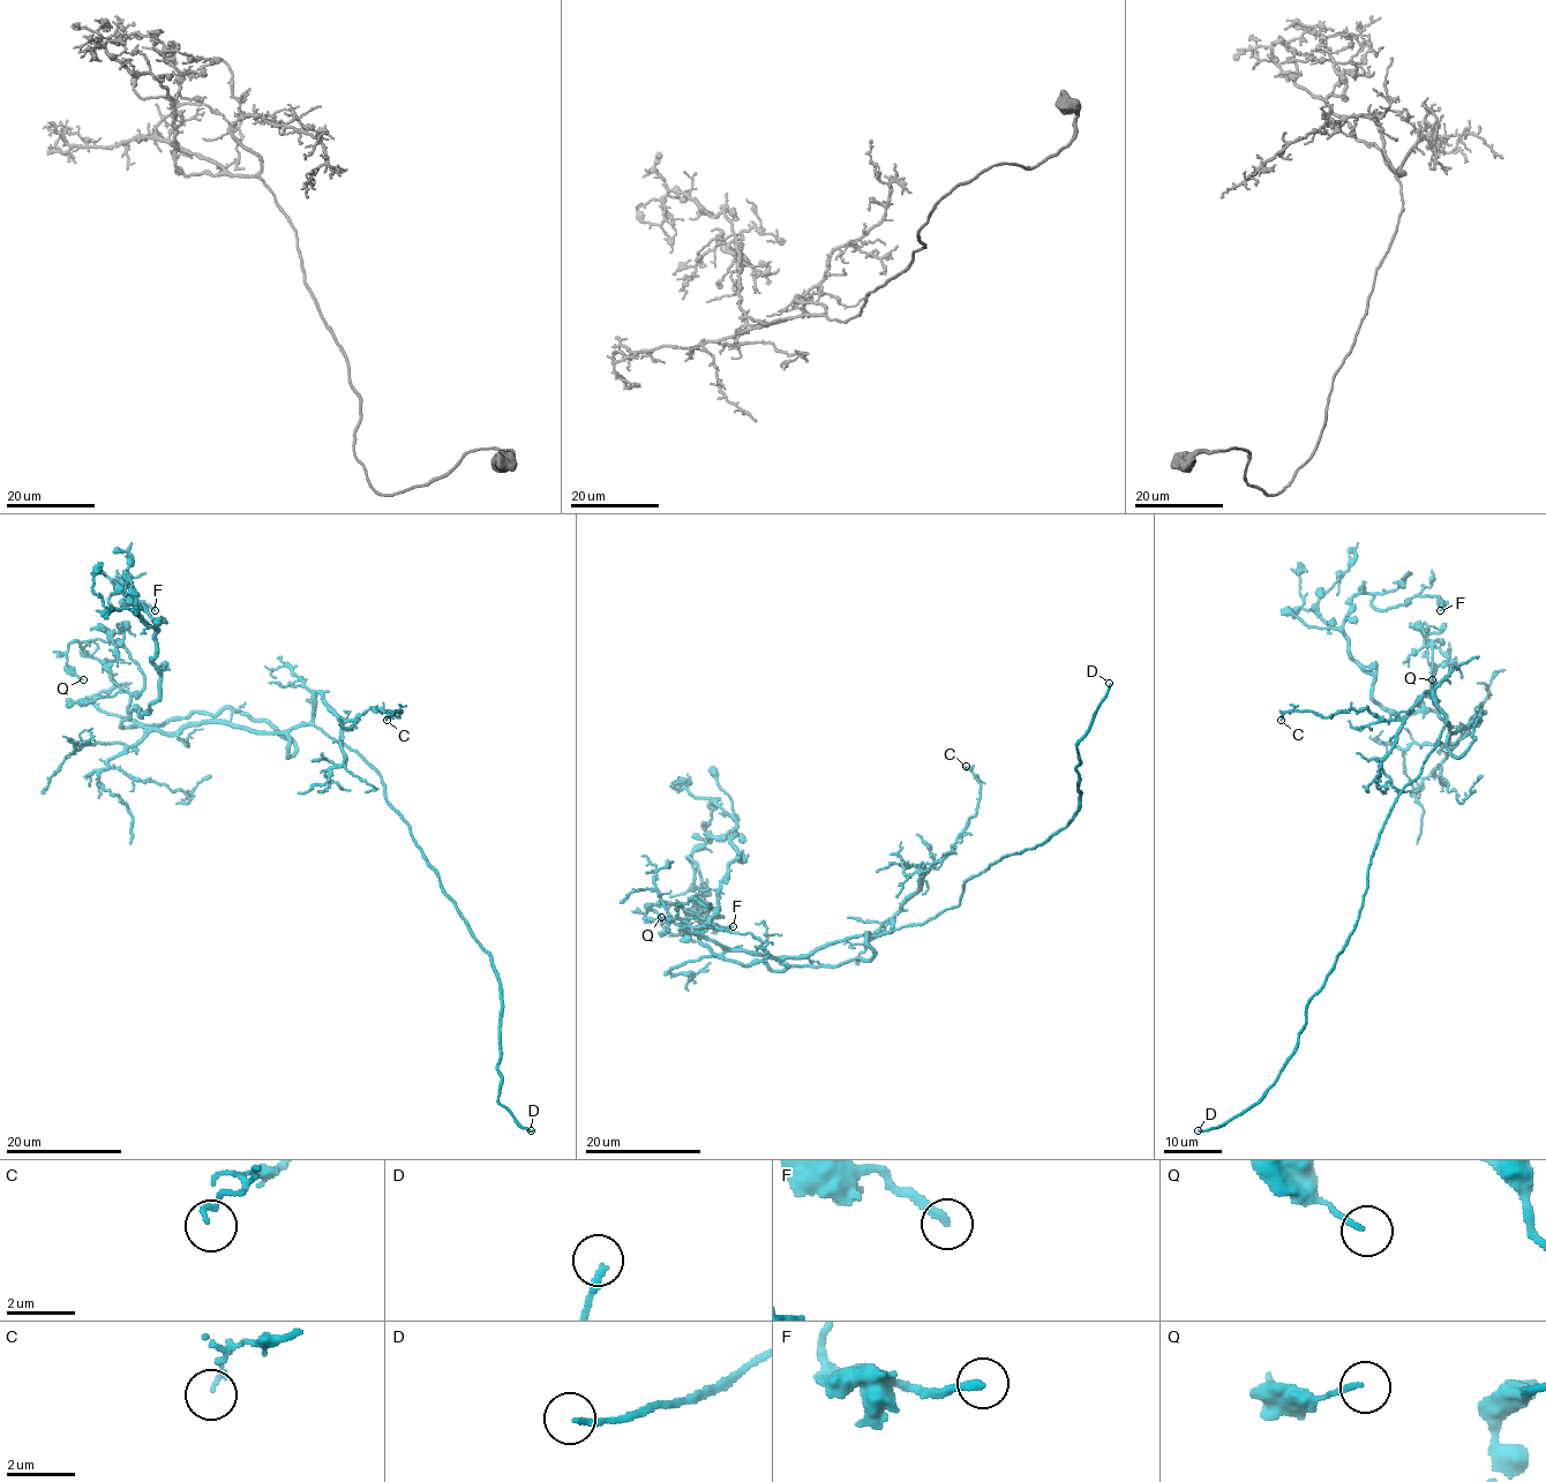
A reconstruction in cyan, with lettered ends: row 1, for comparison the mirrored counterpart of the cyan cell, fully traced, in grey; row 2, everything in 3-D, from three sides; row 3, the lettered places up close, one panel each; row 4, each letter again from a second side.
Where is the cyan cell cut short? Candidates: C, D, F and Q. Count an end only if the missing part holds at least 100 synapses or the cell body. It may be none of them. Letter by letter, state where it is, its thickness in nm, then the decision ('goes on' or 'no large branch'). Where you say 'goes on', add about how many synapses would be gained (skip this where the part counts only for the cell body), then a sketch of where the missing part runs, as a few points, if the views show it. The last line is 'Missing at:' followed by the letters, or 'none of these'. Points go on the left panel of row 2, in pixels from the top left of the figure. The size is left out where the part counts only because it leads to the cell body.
C: at (387, 720); 130 nm thick; no large branch
D: at (531, 1130); 170 nm thick; goes on
F: at (155, 610); 240 nm thick; no large branch
Q: at (83, 679); 140 nm thick; no large branch
Missing at: D

